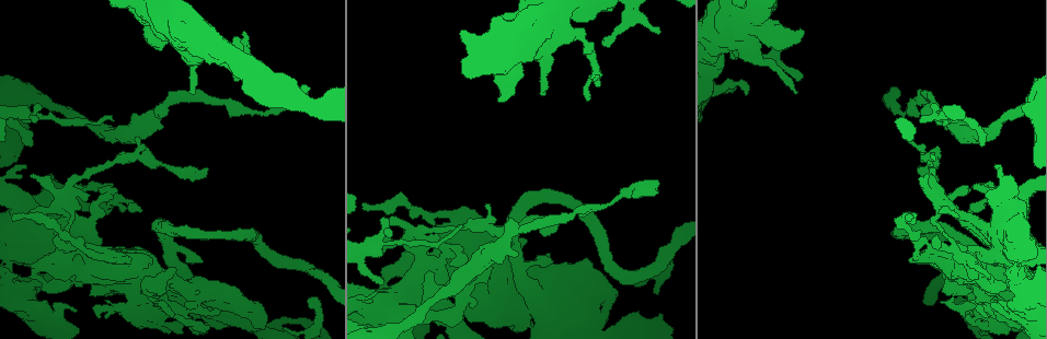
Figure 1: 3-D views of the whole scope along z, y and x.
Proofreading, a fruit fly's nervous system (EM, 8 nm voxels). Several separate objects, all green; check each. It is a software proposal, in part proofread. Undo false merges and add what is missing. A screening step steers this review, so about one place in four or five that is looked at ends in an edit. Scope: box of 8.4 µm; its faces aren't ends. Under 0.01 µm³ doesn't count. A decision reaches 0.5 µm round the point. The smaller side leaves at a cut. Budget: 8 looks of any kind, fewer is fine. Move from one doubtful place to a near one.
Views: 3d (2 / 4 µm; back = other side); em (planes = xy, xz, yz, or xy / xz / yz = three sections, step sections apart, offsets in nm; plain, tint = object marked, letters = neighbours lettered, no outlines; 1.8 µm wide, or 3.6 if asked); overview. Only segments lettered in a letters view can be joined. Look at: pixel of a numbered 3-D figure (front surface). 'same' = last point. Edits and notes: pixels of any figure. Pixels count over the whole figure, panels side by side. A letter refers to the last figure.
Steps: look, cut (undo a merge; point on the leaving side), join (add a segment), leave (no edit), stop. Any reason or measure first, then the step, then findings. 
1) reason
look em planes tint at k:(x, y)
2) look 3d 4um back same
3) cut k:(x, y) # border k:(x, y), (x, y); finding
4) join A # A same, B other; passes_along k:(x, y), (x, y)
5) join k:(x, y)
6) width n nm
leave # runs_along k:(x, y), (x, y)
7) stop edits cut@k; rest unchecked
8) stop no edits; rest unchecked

branch stops here
look 3d 4um at 1:(380, 279)

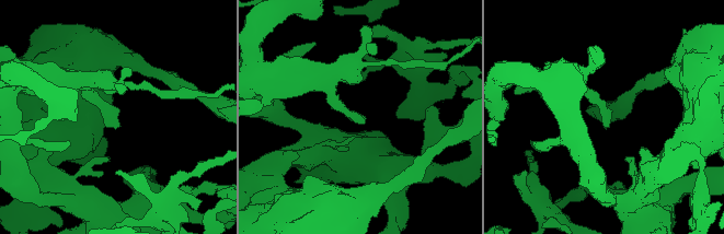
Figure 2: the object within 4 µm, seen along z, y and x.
need the tissue
look em xz step 8 letters at 2:(362, 119)

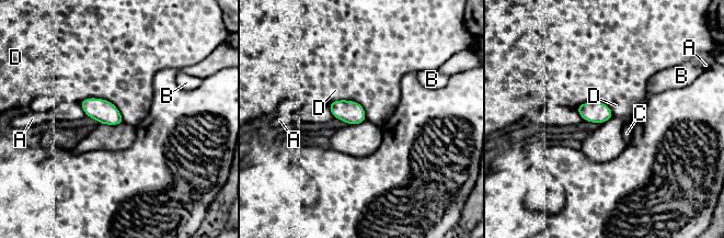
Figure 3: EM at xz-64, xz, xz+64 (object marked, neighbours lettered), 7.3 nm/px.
width 160 nm
leave # A other, B other, C other, D other; border 3:(107, 99), (85, 98), (81, 100); no lettered segment goes on from it

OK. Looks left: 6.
end of a long branch
look 3d 4um back at 1:(656, 187)

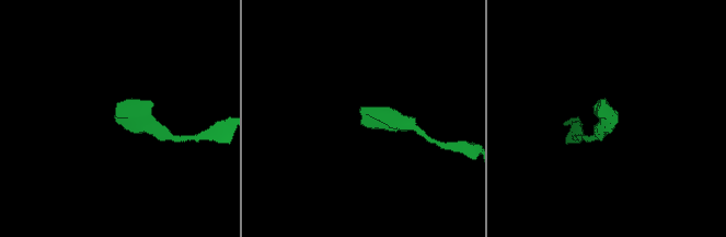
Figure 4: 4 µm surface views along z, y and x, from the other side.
shape alone is not enough
look em planes letters at 4:(115, 118)

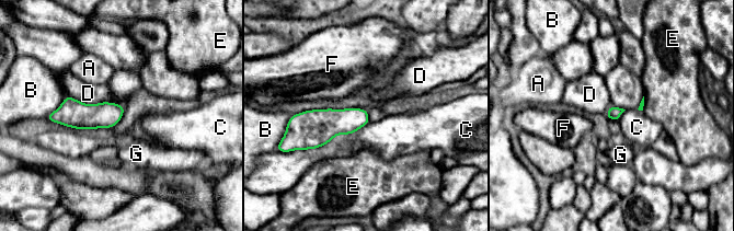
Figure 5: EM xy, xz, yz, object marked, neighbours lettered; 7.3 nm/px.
leave # A other, B other, C other, D other, E other, F other, G other; border 5:(369, 122), (317, 148), (298, 150); no lettered segment goes on from it

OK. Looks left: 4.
free end
look 3d 4um at 1:(603, 43)

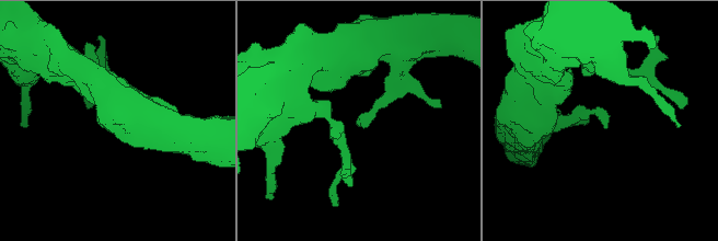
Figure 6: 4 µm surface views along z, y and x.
look em 3.6um yz step 16 tint at 6:(606, 125)

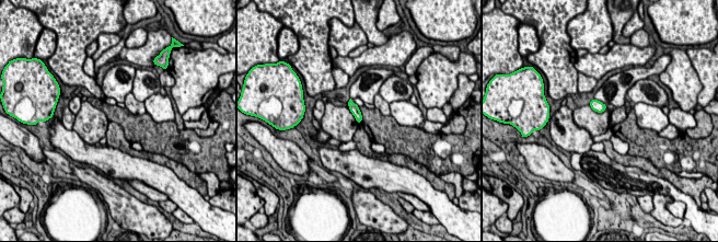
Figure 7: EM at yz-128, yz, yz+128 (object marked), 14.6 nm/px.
look em 3.6um yz step 16 letters same

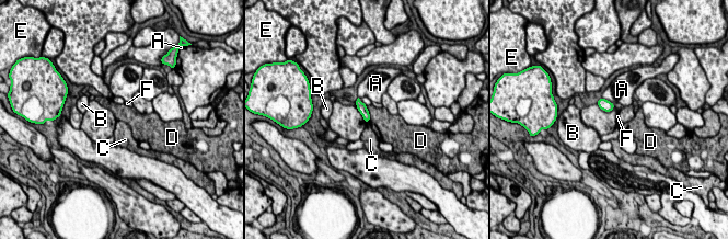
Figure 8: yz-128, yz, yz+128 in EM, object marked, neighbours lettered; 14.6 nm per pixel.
leave # A other, B other, C other, D other, E other, F other; border 8:(366, 105), (370, 120); none of them fits

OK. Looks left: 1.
stop no edits; rest unchecked

